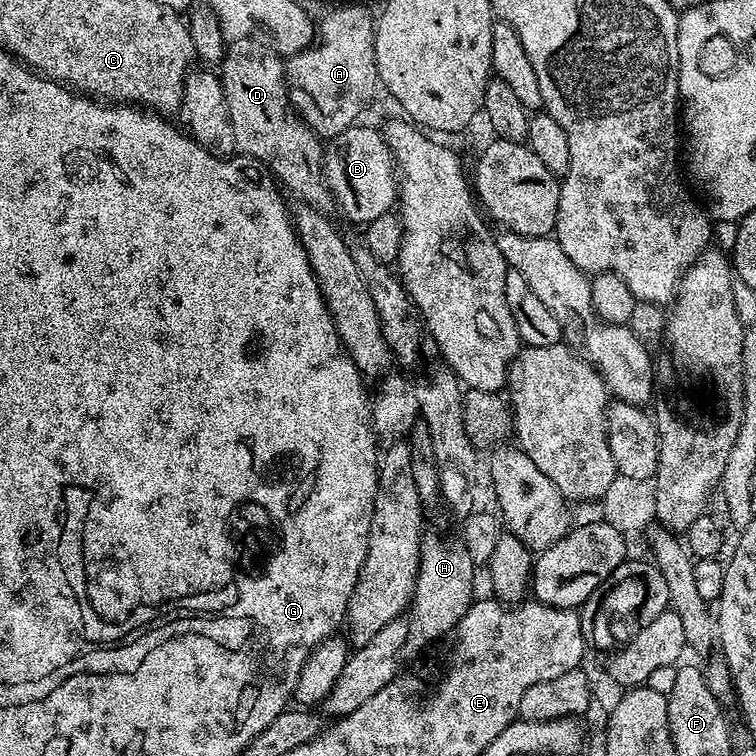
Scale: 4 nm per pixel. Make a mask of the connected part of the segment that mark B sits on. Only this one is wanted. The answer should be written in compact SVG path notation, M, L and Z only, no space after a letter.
M350 127L342 134L331 137L324 154L324 180L332 191L332 199L338 212L340 208L341 214L346 219L353 220L361 226L367 226L382 214L393 211L398 200L398 169L396 159L392 156L392 151L388 149L388 142L383 135L372 128L360 127Z

